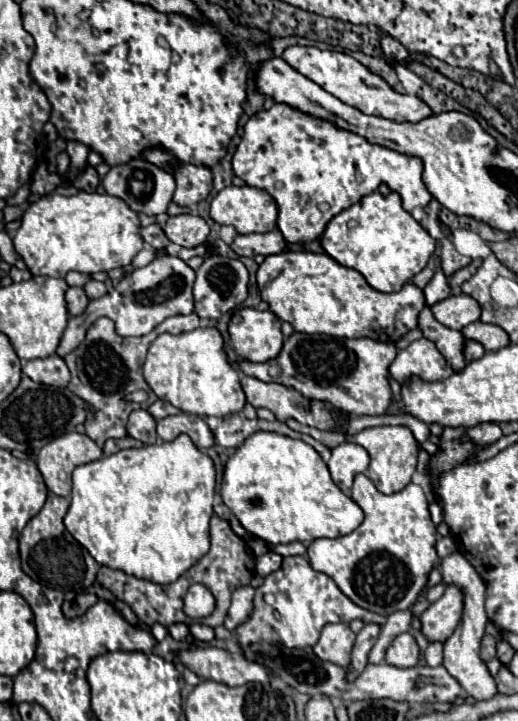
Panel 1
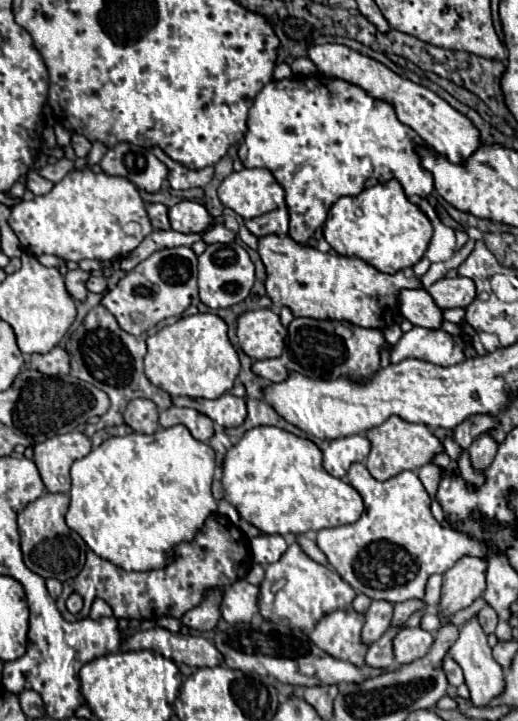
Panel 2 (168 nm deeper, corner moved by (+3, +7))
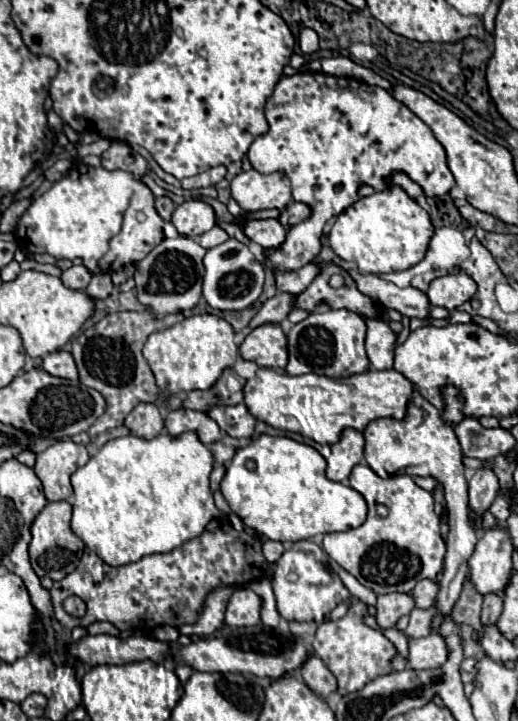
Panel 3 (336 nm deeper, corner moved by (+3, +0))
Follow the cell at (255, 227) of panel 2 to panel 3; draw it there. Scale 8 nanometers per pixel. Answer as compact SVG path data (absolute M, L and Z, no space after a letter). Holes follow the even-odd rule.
M289 203L285 213L279 215L279 221L281 221L281 225L291 227L291 225L297 225L297 223L309 219L309 217L311 217L311 207L309 205L305 205L305 203Z

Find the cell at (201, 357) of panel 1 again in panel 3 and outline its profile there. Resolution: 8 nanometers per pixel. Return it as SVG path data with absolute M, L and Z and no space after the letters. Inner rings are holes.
M203 313L203 315L191 315L163 331L155 331L149 335L145 347L143 347L143 355L151 365L151 371L157 379L157 387L159 389L169 389L169 393L187 393L193 389L209 389L209 385L213 385L219 375L231 367L237 359L237 345L233 343L233 327L217 315L211 313Z

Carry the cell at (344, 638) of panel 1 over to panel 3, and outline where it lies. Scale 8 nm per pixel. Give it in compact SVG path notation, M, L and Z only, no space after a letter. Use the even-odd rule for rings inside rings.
M355 599L349 605L349 611L345 613L345 617L337 621L321 623L313 637L313 651L329 665L331 673L335 675L339 695L349 695L353 691L359 691L369 681L393 671L391 659L397 655L397 649L383 633L363 623L365 615L367 615L367 605Z

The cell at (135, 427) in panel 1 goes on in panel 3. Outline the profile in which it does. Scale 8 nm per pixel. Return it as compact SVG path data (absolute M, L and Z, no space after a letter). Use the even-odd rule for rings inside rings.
M139 403L127 417L125 425L131 429L133 435L143 439L153 439L163 431L163 417L157 405L153 403Z

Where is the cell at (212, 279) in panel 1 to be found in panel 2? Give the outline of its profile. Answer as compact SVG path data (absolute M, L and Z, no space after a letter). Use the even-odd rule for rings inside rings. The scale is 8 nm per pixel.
M235 242L231 244L211 244L199 256L199 298L211 310L229 308L245 300L255 282L255 268L247 250Z

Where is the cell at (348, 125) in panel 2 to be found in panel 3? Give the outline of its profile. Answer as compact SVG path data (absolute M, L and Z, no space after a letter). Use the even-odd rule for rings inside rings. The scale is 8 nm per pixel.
M299 71L291 77L283 75L275 85L275 93L267 101L265 115L269 121L269 133L253 141L247 157L252 167L260 173L285 171L293 183L293 199L312 209L307 221L294 225L287 231L287 237L279 249L265 251L267 259L263 263L271 271L297 271L311 263L321 251L321 233L325 221L333 215L343 213L359 199L359 183L373 185L373 189L381 191L389 187L389 177L395 171L403 171L425 191L427 197L441 197L455 185L453 173L449 173L445 161L445 149L433 137L433 131L391 93L381 87L367 85L365 81L333 77L319 71Z

